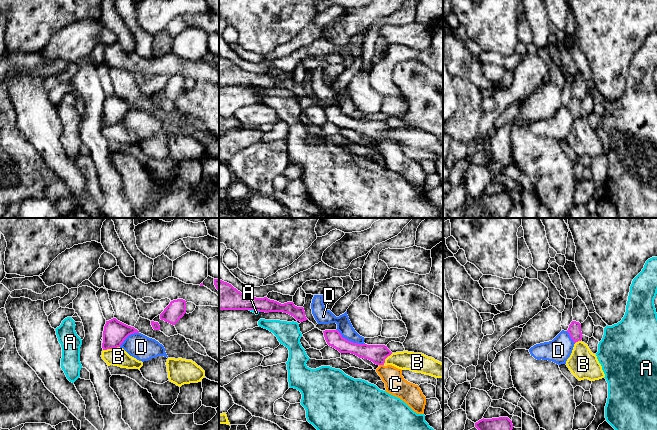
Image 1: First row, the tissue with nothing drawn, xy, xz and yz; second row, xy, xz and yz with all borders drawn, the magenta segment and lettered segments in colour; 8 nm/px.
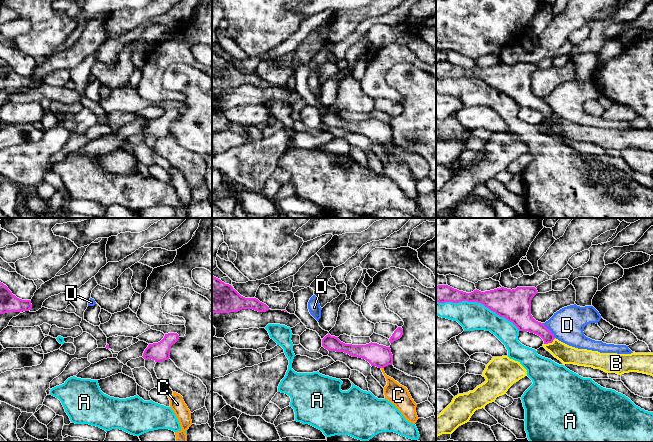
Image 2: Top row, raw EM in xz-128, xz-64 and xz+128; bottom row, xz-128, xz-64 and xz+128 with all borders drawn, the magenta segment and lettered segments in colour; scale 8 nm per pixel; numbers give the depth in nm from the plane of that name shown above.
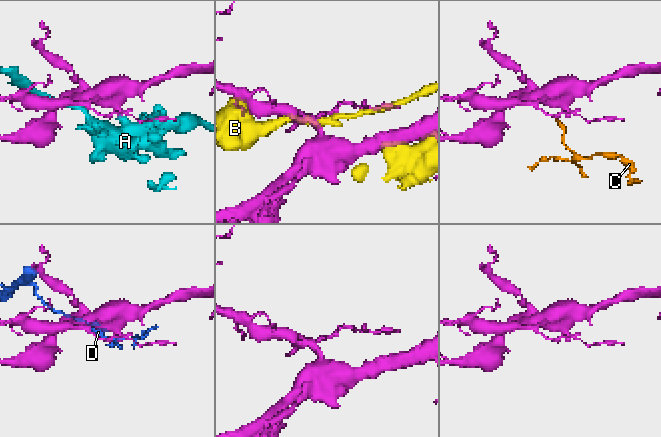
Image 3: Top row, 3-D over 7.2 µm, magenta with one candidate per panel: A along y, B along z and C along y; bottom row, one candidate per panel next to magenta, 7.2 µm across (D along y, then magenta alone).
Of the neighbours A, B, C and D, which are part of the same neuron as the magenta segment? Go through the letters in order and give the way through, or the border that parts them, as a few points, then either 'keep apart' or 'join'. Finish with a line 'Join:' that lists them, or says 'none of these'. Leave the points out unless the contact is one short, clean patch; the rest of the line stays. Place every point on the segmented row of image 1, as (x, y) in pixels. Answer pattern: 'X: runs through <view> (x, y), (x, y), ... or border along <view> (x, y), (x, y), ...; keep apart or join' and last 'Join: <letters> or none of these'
A: keep apart
B: keep apart
C: runs through xz (377, 354), (381, 364), (395, 384); join
D: keep apart
Join: C

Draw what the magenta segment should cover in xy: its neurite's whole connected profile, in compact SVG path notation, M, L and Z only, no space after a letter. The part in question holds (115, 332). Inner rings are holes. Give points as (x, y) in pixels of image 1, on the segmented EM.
M116 318L106 321L103 331L103 350L120 347L124 340L134 333L139 333L139 331Z

